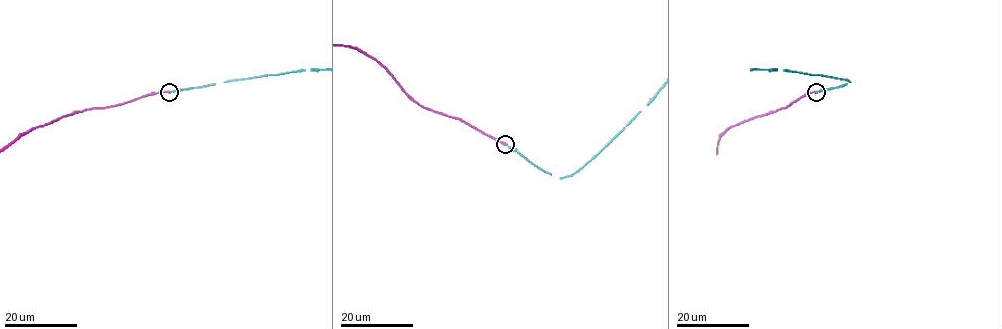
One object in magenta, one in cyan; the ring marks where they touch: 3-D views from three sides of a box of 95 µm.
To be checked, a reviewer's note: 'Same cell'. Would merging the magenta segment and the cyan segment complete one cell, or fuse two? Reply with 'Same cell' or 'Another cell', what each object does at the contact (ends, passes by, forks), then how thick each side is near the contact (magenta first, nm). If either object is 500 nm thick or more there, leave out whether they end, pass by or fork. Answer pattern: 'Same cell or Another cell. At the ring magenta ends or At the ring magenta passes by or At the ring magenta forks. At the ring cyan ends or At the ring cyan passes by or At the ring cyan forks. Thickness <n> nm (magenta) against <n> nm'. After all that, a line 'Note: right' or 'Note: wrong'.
Same cell. At the ring magenta ends. At the ring cyan ends. Thickness 340 nm (magenta) against 240 nm
Note: right

